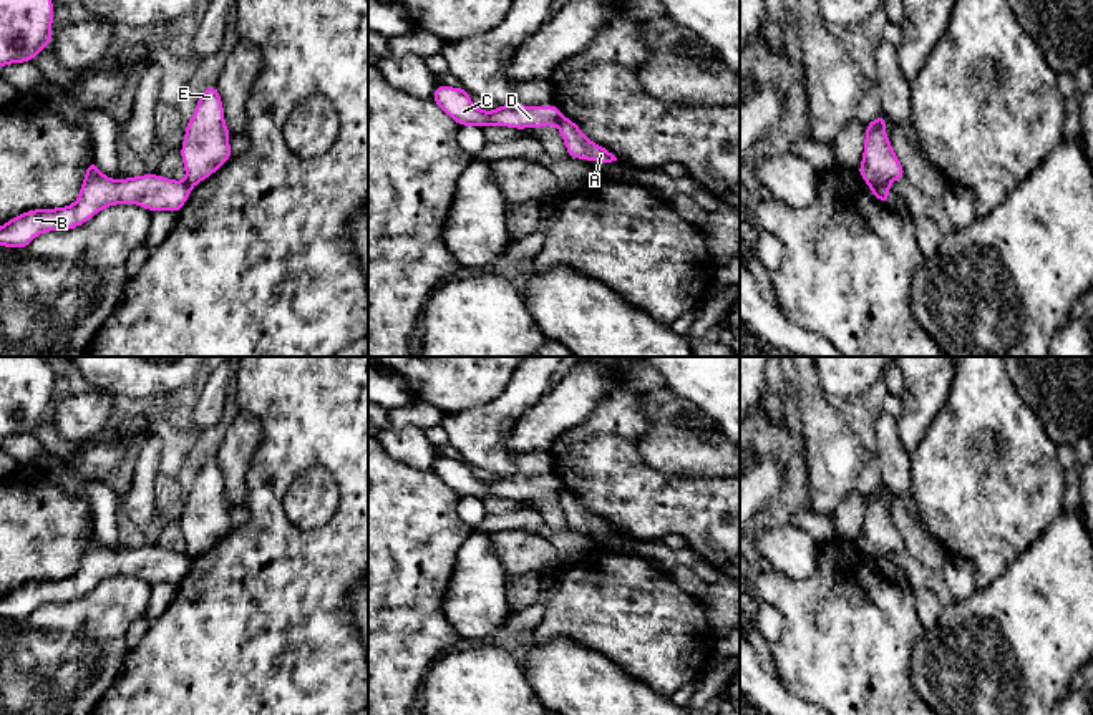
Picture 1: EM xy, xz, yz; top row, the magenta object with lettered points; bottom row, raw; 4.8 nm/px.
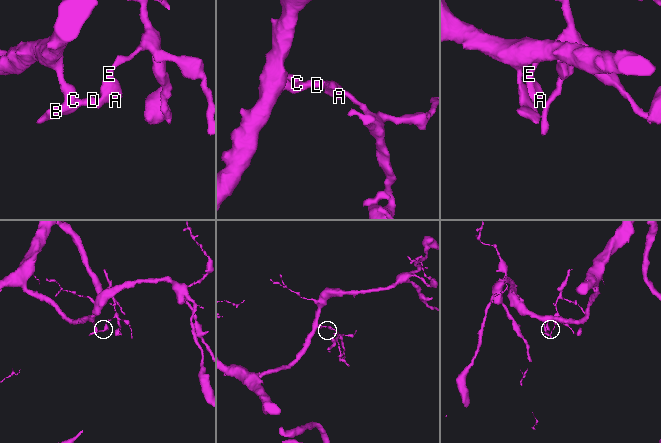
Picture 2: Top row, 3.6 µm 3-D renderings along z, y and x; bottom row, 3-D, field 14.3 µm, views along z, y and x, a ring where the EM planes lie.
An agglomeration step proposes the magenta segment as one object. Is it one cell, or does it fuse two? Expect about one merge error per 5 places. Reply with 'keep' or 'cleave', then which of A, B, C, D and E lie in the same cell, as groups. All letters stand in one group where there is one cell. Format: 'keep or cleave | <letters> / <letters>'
cleave | A E / B C D

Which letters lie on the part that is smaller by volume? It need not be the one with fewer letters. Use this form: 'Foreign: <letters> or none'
Foreign: A, E

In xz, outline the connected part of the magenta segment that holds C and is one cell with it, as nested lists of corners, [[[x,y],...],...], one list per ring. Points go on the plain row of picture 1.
[[[438,456],[431,471],[459,498],[506,498],[514,501],[556,498],[562,489],[556,476],[499,476],[494,483],[478,479],[464,460]]]

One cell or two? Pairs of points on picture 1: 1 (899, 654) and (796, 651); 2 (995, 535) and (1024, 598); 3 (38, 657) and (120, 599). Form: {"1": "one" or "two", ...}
{"1": "one", "2": "two", "3": "one"}

